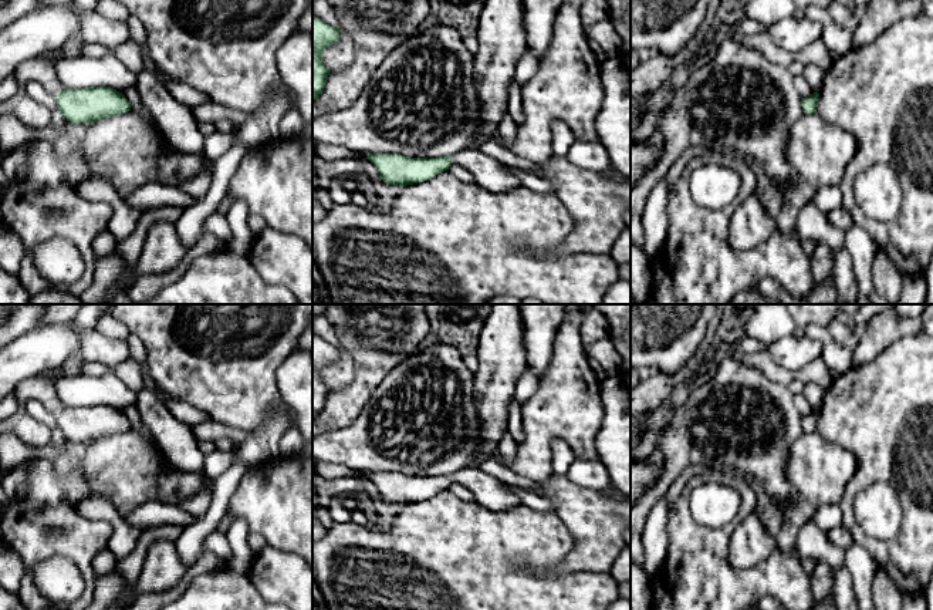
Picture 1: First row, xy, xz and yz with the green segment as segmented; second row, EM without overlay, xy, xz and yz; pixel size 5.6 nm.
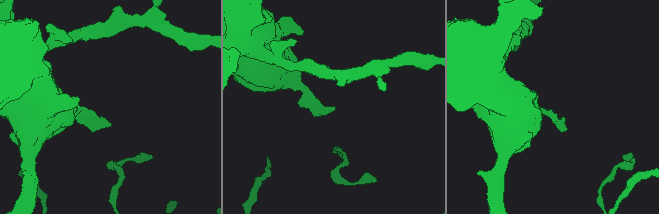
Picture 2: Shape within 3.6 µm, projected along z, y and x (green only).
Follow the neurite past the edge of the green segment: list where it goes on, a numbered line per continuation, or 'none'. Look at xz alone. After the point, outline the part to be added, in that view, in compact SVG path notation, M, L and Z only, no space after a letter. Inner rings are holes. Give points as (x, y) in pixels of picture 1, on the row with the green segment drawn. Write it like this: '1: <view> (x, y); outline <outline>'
1: xz (492, 175); outline M466 148L454 154L450 159L452 164L471 172L479 186L494 193L508 192L524 183L508 166L487 156L480 149Z

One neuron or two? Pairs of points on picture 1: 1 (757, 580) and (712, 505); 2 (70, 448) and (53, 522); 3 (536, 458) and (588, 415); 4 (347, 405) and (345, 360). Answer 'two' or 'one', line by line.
1: two
2: one
3: one
4: two

